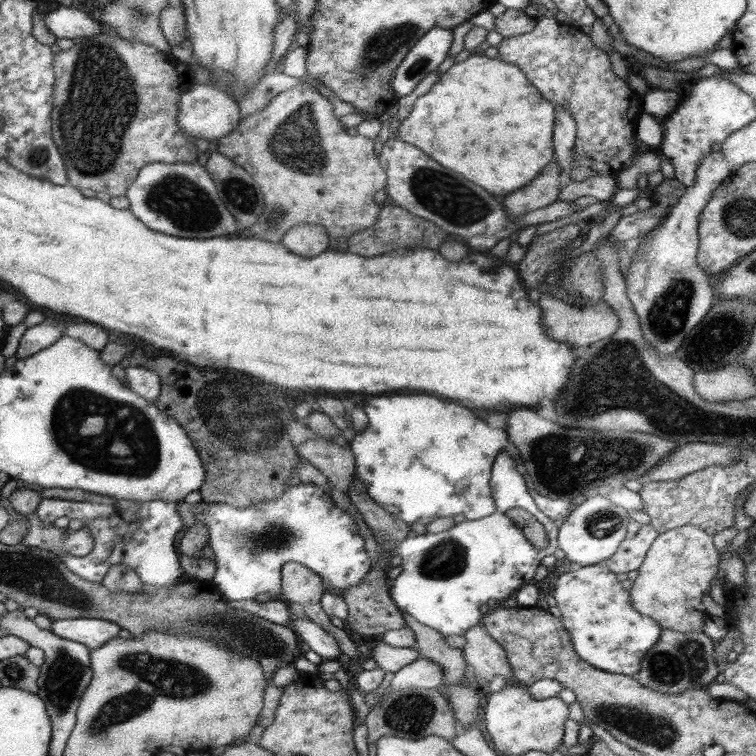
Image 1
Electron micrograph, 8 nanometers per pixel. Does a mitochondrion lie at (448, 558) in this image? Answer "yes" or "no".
yes

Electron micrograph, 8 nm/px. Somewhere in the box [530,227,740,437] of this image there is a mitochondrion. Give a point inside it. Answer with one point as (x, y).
(667, 312)

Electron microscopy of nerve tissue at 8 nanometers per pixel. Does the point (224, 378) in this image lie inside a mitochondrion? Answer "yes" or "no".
no

